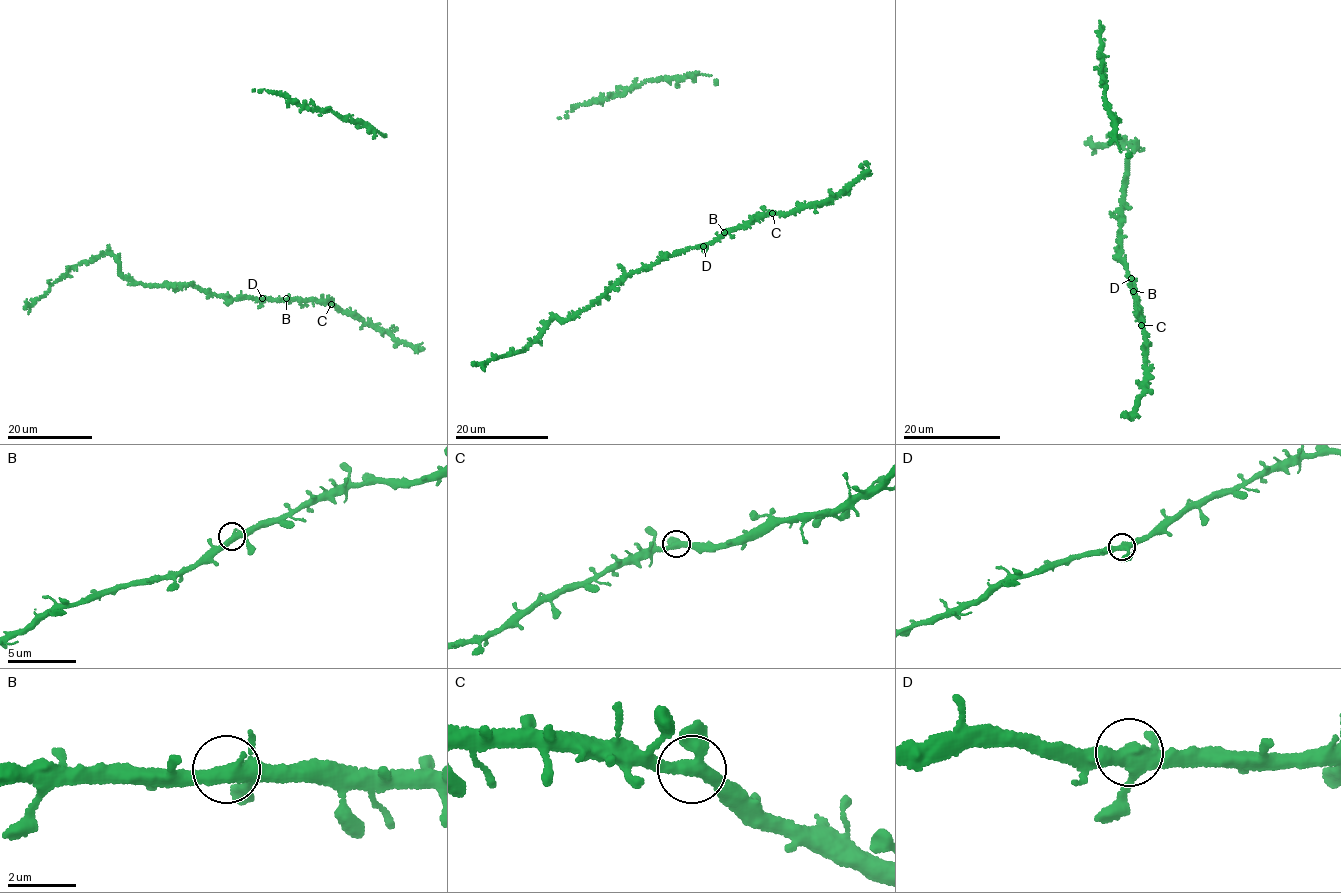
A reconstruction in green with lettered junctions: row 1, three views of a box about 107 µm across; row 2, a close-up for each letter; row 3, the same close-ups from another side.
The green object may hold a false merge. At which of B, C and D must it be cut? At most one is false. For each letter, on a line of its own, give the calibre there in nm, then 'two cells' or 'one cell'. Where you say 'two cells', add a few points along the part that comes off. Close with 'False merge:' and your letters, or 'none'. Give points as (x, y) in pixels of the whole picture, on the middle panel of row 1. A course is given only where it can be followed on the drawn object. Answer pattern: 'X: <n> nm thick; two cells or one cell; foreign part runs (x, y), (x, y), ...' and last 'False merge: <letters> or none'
B: 360 nm thick; one cell
C: 360 nm thick; one cell
D: 360 nm thick; one cell
False merge: none

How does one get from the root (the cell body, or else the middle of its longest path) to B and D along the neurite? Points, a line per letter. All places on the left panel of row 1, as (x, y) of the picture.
B: (321, 300), (286, 298)
D: (321, 300), (262, 298)

